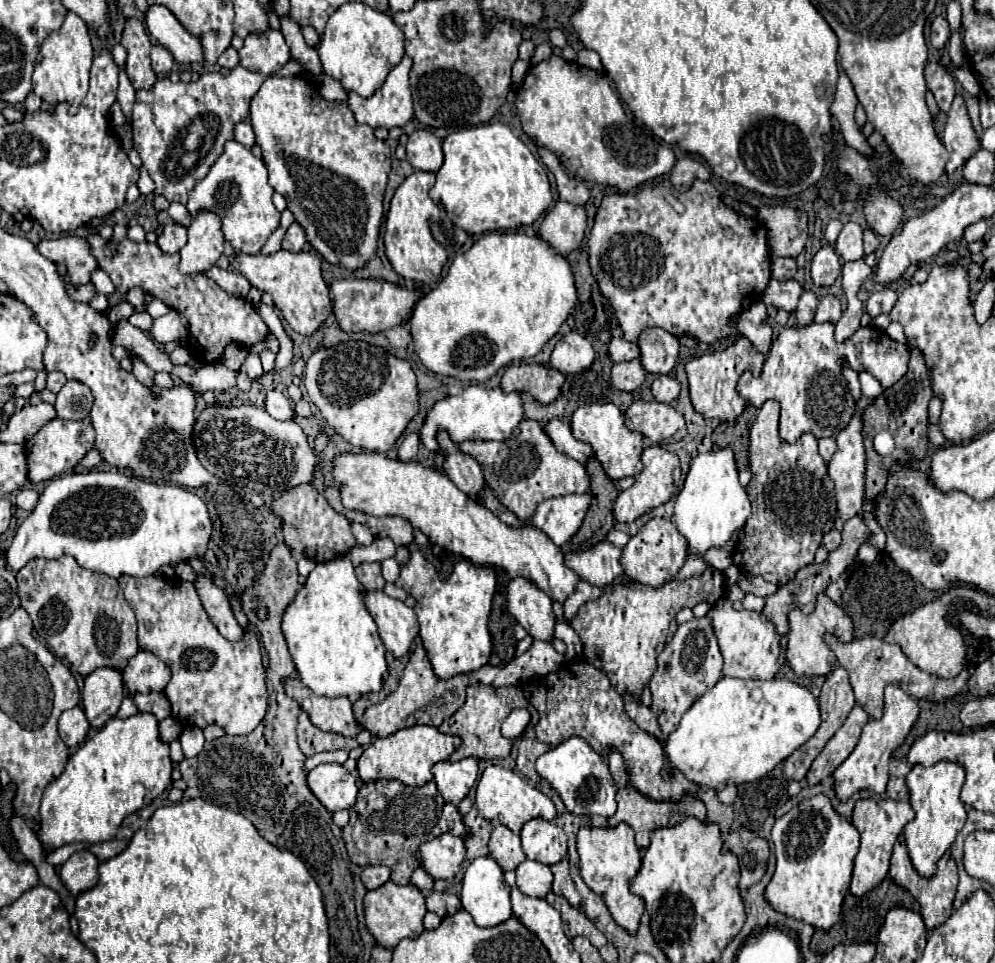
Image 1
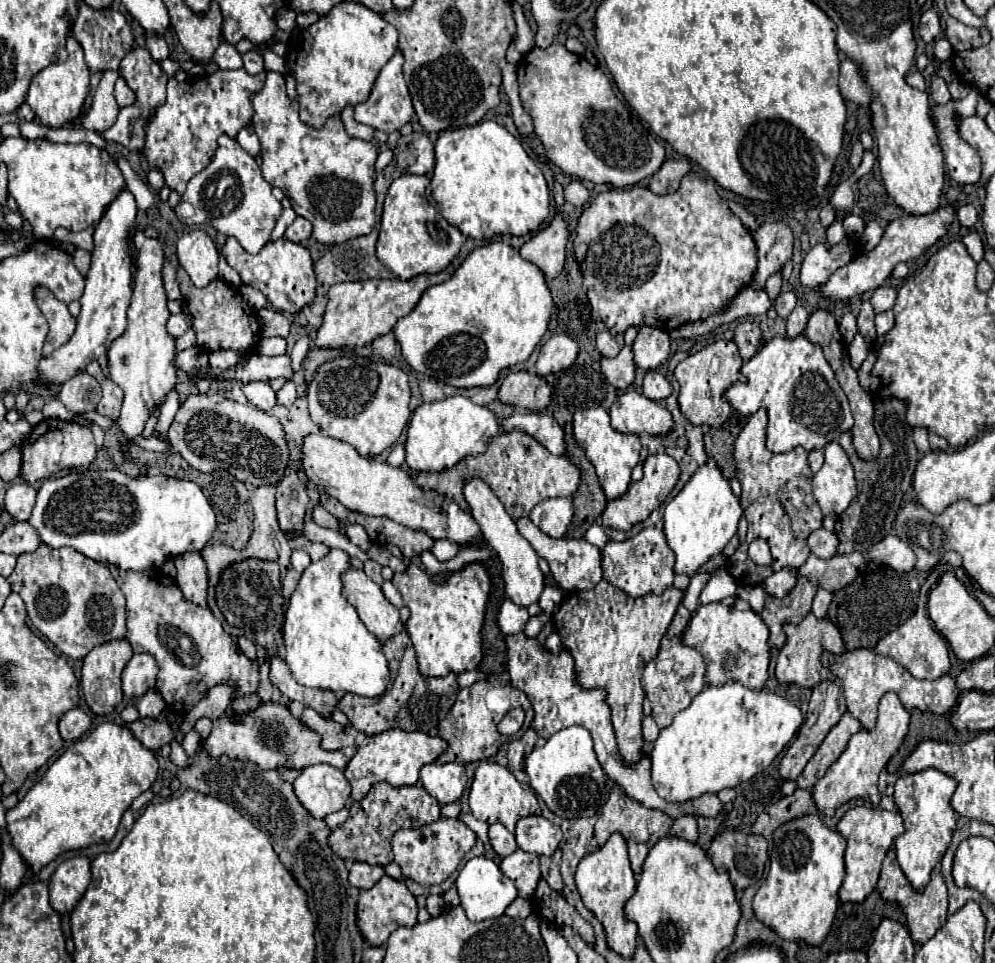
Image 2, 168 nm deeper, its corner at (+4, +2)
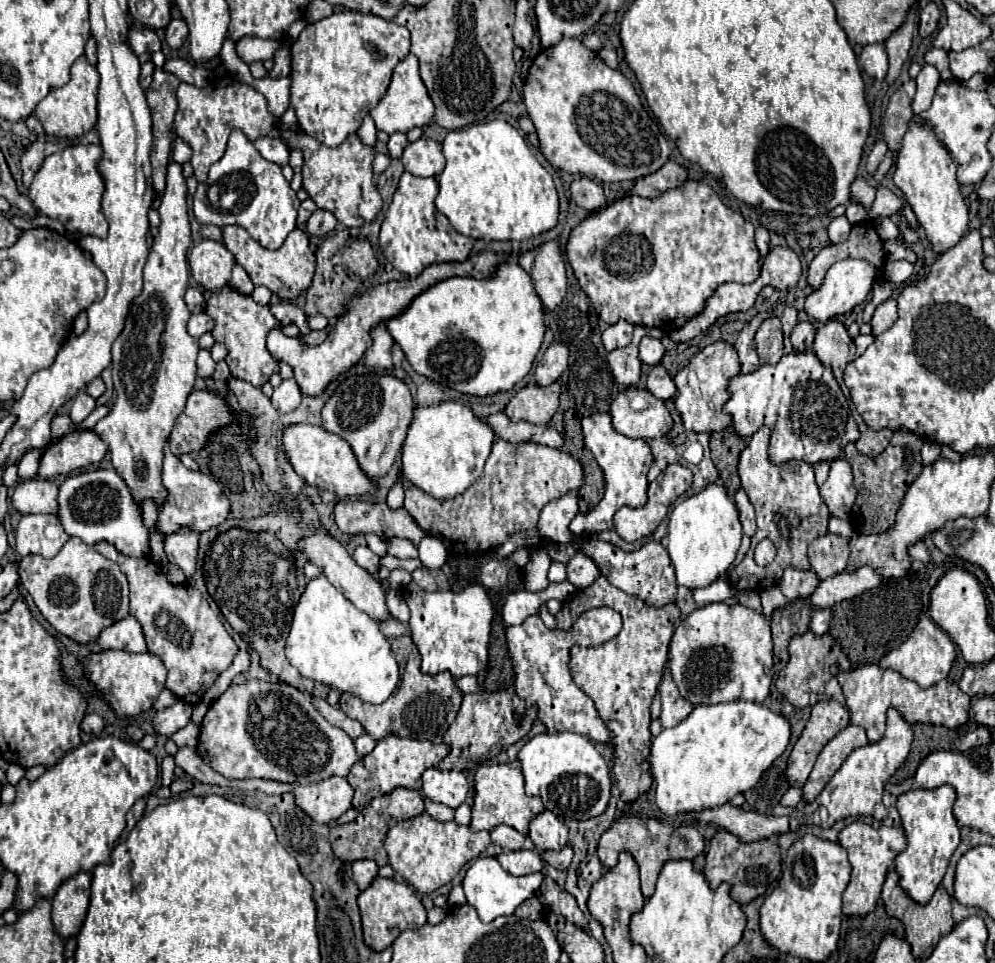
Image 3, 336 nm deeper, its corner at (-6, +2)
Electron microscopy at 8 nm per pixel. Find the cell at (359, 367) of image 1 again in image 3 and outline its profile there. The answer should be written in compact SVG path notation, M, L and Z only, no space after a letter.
M350 376L346 378L328 404L322 408L324 428L346 440L368 478L382 478L400 454L406 428L414 414L414 402L408 386L394 376Z

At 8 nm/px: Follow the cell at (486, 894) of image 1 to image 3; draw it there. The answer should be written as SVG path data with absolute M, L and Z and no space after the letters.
M478 858L472 862L472 866L468 868L466 876L464 876L464 882L462 882L462 888L464 888L464 894L466 894L466 900L472 908L476 908L478 916L482 922L492 922L494 918L498 916L510 916L514 914L514 910L524 902L528 900L530 896L534 896L540 888L544 880L544 874L542 872L534 872L534 874L528 874L528 876L512 876L508 874L496 858Z

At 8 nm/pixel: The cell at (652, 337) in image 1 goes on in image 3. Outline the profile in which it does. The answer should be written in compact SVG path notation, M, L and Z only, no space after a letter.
M644 336L638 344L638 350L640 350L640 360L642 364L648 364L648 366L654 366L662 360L662 356L666 354L664 346L660 340L652 338L652 336Z

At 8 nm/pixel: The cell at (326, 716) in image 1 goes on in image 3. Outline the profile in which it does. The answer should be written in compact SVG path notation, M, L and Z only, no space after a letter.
M230 528L218 534L206 550L202 576L226 622L230 622L234 632L238 632L244 642L258 652L264 670L276 674L280 682L308 692L310 696L314 694L316 698L326 698L328 686L300 676L300 672L284 656L288 626L292 624L292 614L302 596L300 592L306 588L306 580L302 562L274 534L242 528Z

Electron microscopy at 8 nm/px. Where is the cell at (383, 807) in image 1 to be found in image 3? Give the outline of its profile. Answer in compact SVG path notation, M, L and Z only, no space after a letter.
M396 788L394 792L386 794L386 796L376 796L358 816L354 822L338 826L334 824L330 828L330 842L332 842L332 850L334 854L342 860L342 862L356 862L356 860L364 860L370 858L374 860L378 866L386 864L386 852L382 848L382 836L386 836L386 832L400 820L406 818L414 818L422 814L422 796L420 792L408 790L408 788Z

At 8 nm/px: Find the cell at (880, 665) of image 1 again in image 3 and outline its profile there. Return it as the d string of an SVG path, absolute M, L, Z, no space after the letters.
M864 664L850 672L838 672L836 668L832 674L838 678L846 708L850 712L850 724L860 726L866 730L870 742L878 742L884 734L886 726L886 710L896 708L908 724L940 724L946 728L960 728L970 718L970 696L966 696L956 684L942 680L926 690L922 690L916 682L902 678L894 670L880 670L876 664Z

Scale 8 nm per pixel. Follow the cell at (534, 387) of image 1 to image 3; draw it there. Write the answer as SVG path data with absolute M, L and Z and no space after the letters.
M554 382L546 388L542 386L524 386L508 402L504 414L512 422L526 420L530 424L548 424L558 408L560 382Z

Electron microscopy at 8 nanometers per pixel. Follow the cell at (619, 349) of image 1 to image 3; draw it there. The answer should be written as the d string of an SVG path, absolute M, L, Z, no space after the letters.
M618 320L616 324L608 326L602 332L602 344L608 352L612 352L616 348L622 348L622 346L628 346L630 340L632 340L632 332L634 332L632 324L628 324L626 320Z

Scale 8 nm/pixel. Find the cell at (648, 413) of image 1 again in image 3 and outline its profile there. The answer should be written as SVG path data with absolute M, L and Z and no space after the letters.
M644 388L618 392L610 406L610 416L614 430L628 438L662 438L672 428L672 418L664 402Z

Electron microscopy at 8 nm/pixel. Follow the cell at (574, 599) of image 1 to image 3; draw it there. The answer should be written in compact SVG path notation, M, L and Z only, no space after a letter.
M462 676L456 680L456 686L462 694L468 694L468 692L476 692L478 690L478 682L474 676Z

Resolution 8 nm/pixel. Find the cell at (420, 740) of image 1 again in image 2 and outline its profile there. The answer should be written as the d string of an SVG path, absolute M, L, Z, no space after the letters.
M392 728L370 736L370 742L358 748L358 752L352 756L350 764L344 770L348 782L352 784L352 798L362 800L368 794L368 790L382 780L396 788L416 784L420 778L420 768L428 762L434 762L446 748L448 744L442 738L432 738L420 730L406 732L400 728Z

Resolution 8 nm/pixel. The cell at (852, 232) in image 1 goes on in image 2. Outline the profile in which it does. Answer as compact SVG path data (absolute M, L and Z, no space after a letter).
M834 222L834 224L826 230L826 238L828 238L828 242L830 242L832 246L836 246L838 242L842 242L842 240L846 238L846 230L844 230L842 222Z

